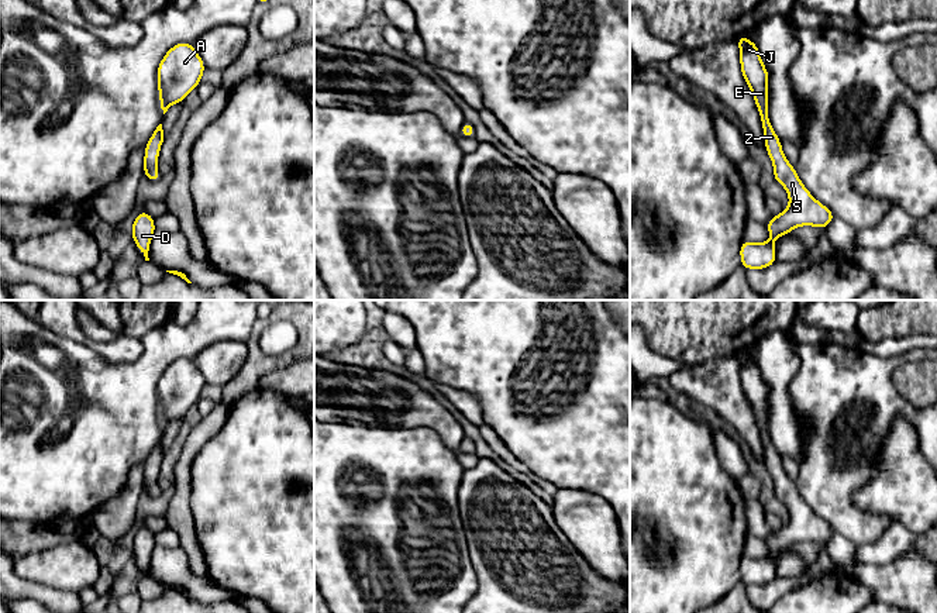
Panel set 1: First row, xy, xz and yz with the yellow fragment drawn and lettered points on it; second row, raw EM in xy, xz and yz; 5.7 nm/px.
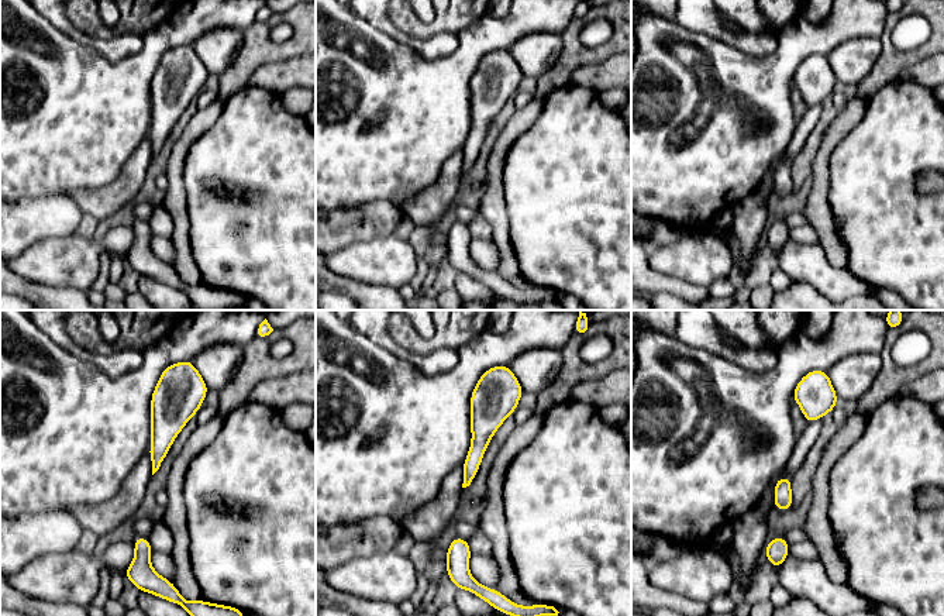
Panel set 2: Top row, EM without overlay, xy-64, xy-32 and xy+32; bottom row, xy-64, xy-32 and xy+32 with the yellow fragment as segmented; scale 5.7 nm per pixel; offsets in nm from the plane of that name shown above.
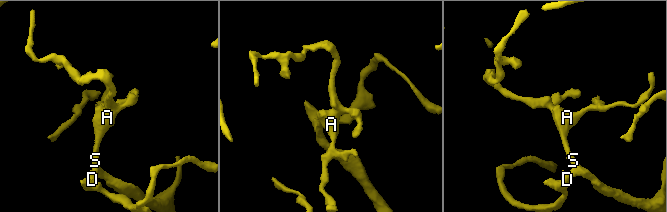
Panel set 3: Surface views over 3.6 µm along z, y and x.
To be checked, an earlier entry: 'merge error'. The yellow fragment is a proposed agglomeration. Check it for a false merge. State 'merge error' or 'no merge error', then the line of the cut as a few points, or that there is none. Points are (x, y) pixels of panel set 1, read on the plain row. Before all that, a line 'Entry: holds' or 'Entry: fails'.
Entry: fails
no merge error; no cut

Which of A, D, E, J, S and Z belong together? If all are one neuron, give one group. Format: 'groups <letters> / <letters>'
groups A D E J S Z

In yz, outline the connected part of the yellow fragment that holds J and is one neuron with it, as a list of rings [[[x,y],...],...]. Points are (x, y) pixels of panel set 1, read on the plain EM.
[[[747,349],[737,355],[740,364],[740,382],[744,396],[754,411],[764,447],[765,465],[774,479],[772,495],[788,507],[789,523],[779,531],[772,531],[765,540],[771,555],[752,559],[743,555],[740,561],[741,582],[747,585],[767,585],[776,578],[775,555],[800,541],[814,541],[824,545],[834,534],[834,528],[817,517],[799,495],[793,481],[782,468],[782,458],[771,441],[768,431],[768,385],[761,376],[757,358],[751,358]]]

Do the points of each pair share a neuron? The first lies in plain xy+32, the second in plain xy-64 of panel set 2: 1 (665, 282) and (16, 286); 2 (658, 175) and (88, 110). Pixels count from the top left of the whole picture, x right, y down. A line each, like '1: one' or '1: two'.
1: one
2: one

